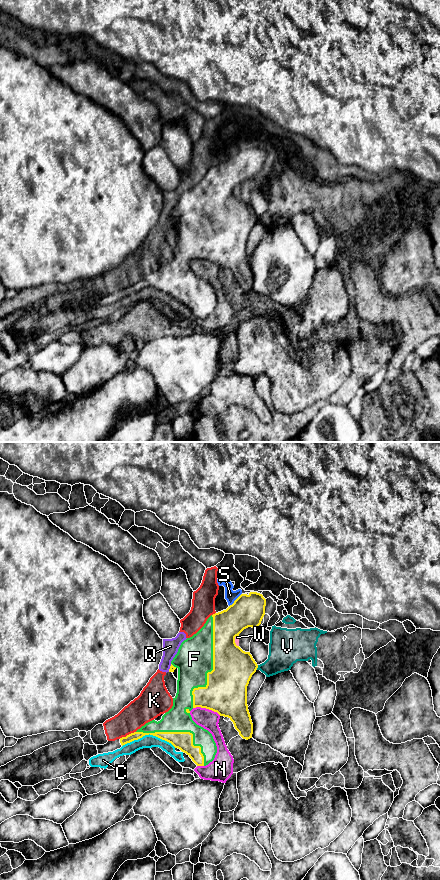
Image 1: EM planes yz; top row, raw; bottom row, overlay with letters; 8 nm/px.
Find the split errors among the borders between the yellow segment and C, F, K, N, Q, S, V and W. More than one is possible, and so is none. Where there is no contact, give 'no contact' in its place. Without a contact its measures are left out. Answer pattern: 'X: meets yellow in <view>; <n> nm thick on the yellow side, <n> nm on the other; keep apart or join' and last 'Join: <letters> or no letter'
C: meets yellow in yz; 130 nm thick on the yellow side, 110 nm on the other; keep apart
F: meets yellow in yz; 340 nm thick on the yellow side, 300 nm on the other; join
K: meets yellow in yz; 70 nm thick on the yellow side, 220 nm on the other; keep apart
N: meets yellow in yz; 340 nm thick on the yellow side, 160 nm on the other; keep apart
Q: meets yellow in yz; 50 nm thick on the yellow side, 130 nm on the other; keep apart
S: meets yellow in yz; 260 nm thick on the yellow side, 90 nm on the other; keep apart
V: meets yellow in yz; 320 nm thick on the yellow side, 240 nm on the other; keep apart
W: meets yellow in yz; 320 nm thick on the yellow side, 30 nm on the other; keep apart
Join: F

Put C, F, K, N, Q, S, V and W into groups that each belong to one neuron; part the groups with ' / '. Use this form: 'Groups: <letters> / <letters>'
Groups: C N / F / K Q S W / V

